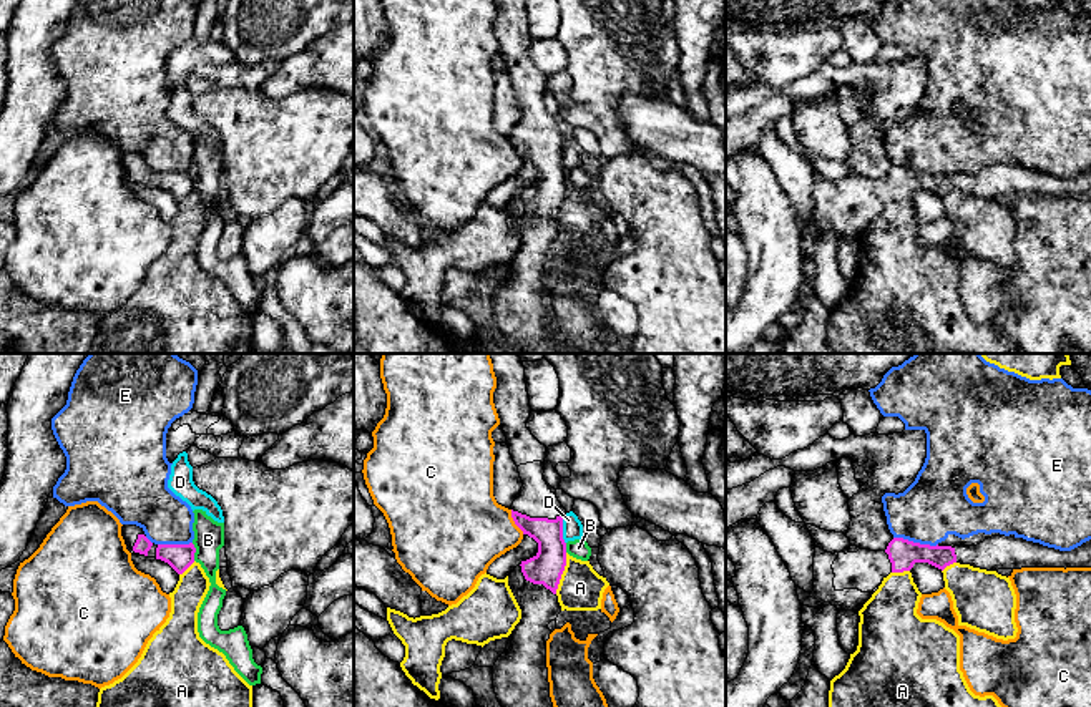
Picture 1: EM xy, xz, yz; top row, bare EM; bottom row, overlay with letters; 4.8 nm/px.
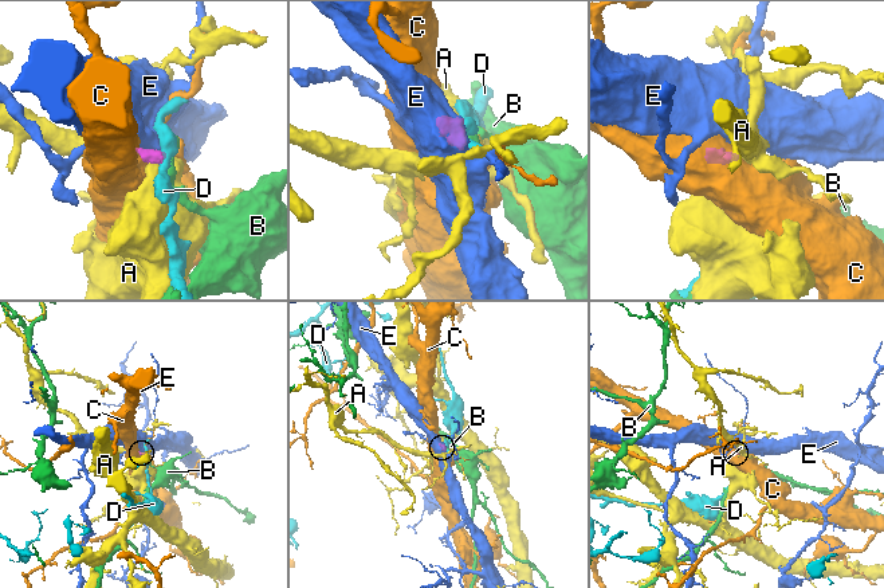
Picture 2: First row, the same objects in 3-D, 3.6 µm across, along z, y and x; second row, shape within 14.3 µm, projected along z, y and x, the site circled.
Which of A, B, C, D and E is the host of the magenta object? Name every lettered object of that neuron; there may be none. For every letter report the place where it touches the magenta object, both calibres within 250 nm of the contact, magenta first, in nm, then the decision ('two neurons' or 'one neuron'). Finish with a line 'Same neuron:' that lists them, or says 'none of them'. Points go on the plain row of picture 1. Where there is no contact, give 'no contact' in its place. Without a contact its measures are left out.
A: meets magenta in xz at (562, 201); 160 nm thick on the magenta side, 220 nm on the other; two neurons
B: meets magenta in xy at (195, 180); 130 nm thick on the magenta side, 140 nm on the other; two neurons
C: meets magenta in xz at (513, 148); 140 nm thick on the magenta side, 420 nm on the other; two neurons
D: meets magenta in xz at (562, 158); 160 nm thick on the magenta side, 100 nm on the other; two neurons
E: meets magenta in yz at (915, 171); 140 nm thick on the magenta side, 320 nm on the other; two neurons
Same neuron: none of them

